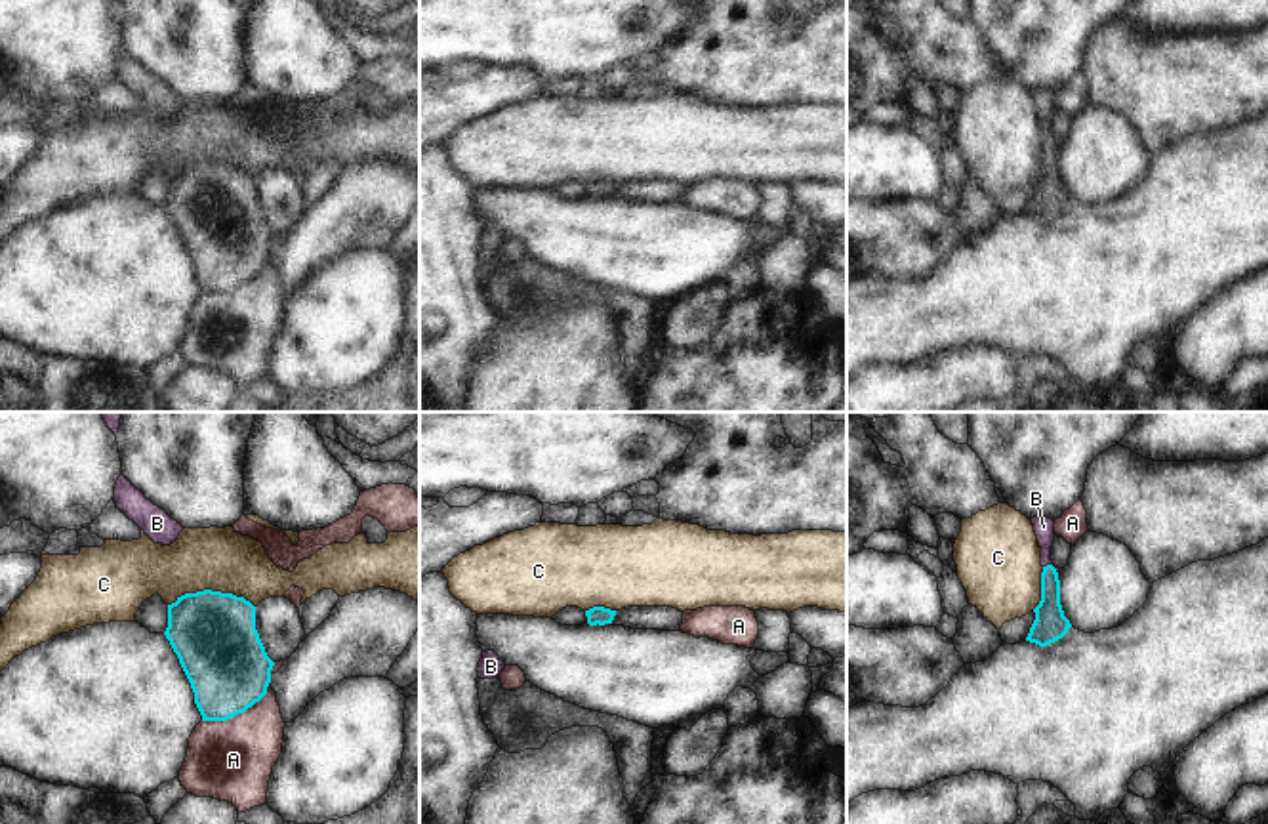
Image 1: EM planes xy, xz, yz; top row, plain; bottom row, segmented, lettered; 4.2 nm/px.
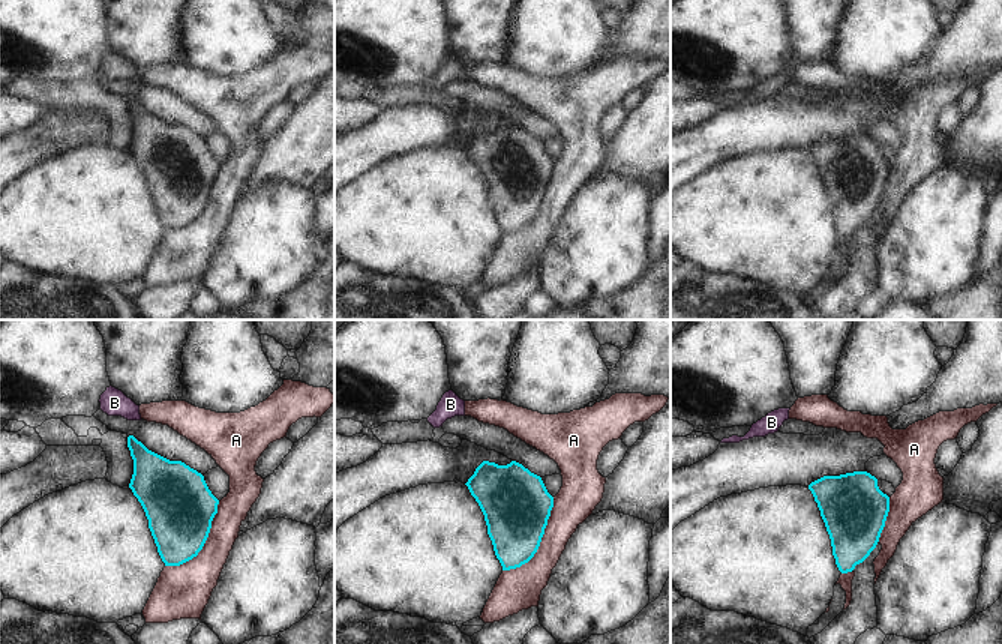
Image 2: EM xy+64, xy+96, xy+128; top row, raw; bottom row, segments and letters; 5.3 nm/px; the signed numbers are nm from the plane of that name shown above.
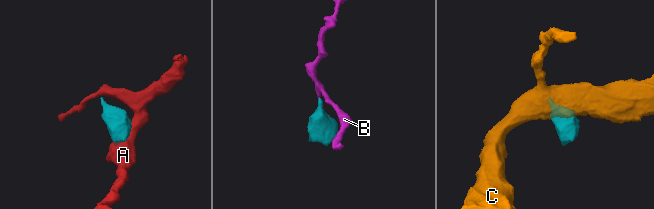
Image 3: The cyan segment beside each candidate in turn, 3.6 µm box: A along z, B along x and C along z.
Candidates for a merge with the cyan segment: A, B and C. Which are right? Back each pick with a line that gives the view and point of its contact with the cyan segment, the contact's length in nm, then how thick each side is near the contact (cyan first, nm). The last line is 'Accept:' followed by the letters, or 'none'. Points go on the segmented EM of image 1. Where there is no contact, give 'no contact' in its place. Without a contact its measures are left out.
B: yz (1053, 567) | 80 nm | 140/90 nm
Accept: B

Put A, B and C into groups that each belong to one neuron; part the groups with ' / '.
A / B / C

